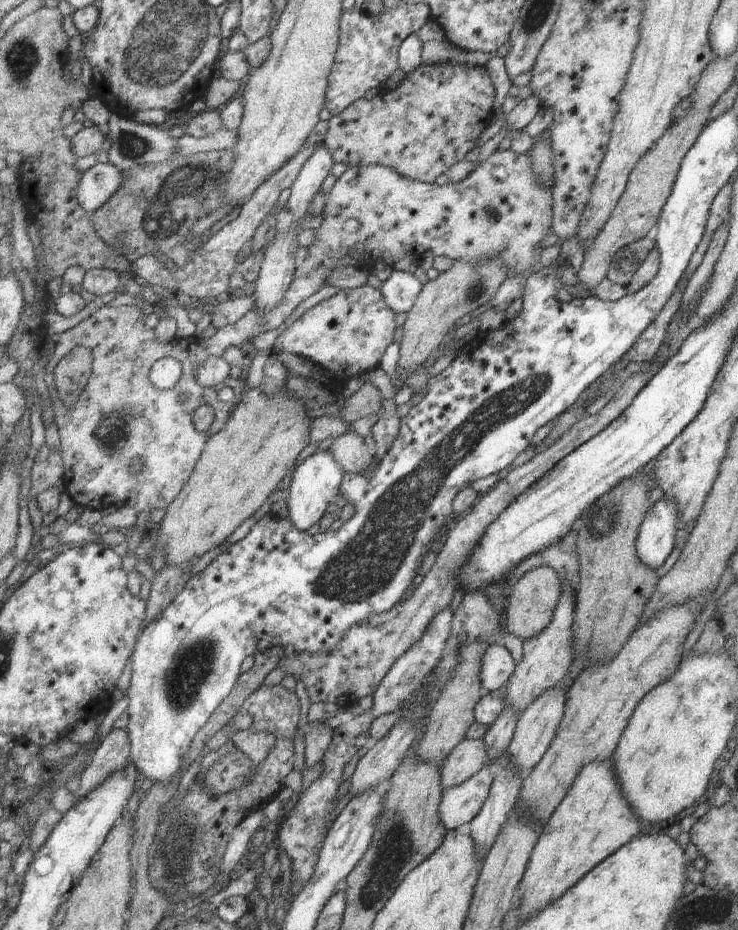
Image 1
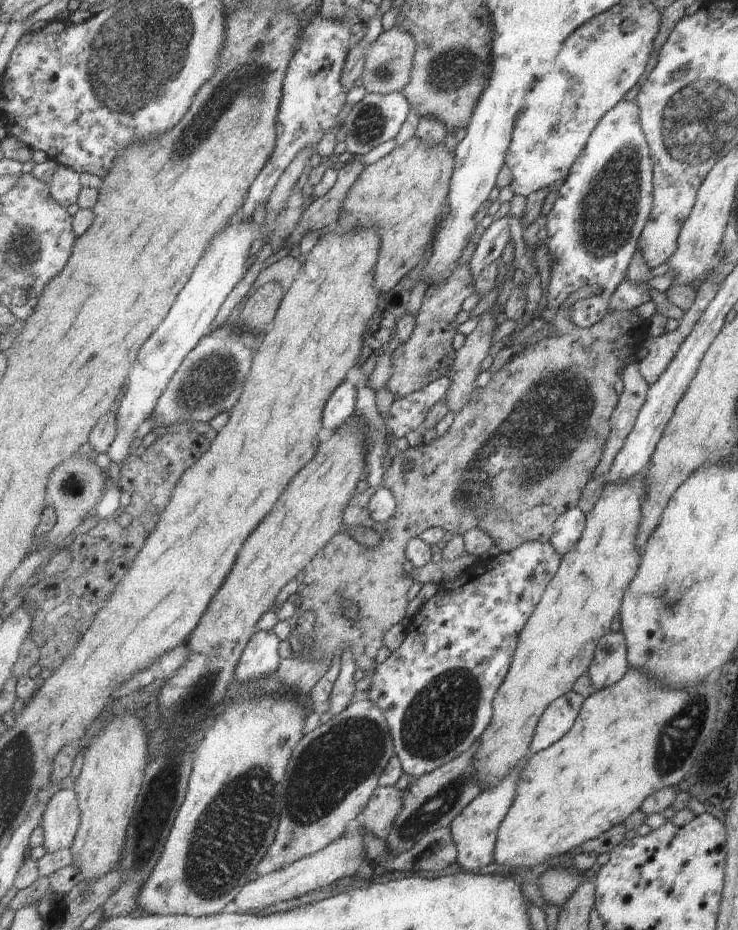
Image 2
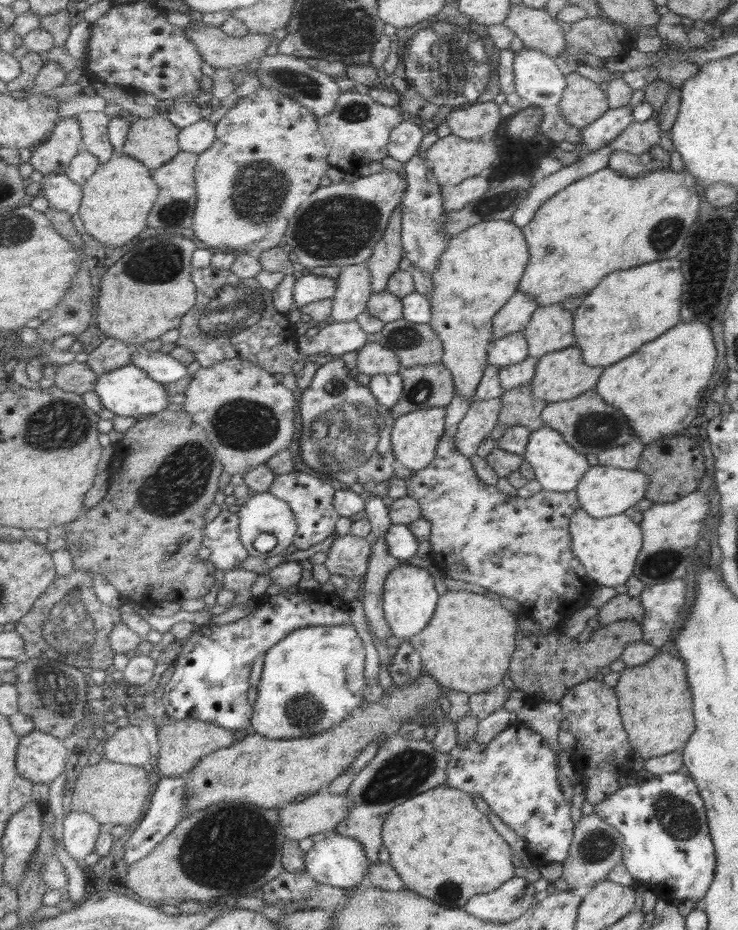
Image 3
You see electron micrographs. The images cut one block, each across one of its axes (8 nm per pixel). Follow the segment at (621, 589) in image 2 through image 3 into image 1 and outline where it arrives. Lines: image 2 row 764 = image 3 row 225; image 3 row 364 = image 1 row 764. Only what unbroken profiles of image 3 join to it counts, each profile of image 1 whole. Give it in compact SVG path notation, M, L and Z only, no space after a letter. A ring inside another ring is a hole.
M466 738L453 749L440 772L443 788L459 786L471 780L489 766L489 760L485 740Z

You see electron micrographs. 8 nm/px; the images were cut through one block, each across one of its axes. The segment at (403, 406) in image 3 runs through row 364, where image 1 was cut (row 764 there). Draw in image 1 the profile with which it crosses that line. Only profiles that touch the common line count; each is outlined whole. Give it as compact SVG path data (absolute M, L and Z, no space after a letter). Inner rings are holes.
M471 643L459 648L459 666L453 671L452 679L434 702L426 722L426 731L416 746L418 758L423 763L429 763L442 770L453 749L466 739L471 725L475 724L474 710L485 692L480 677L481 665L489 646L489 643Z

